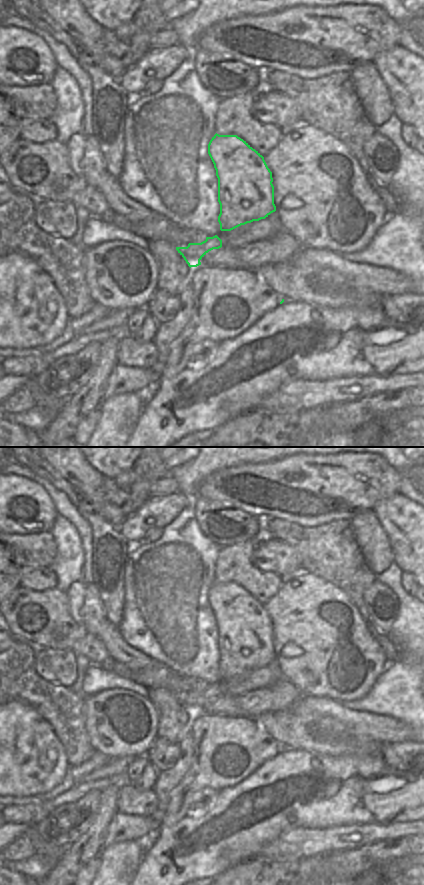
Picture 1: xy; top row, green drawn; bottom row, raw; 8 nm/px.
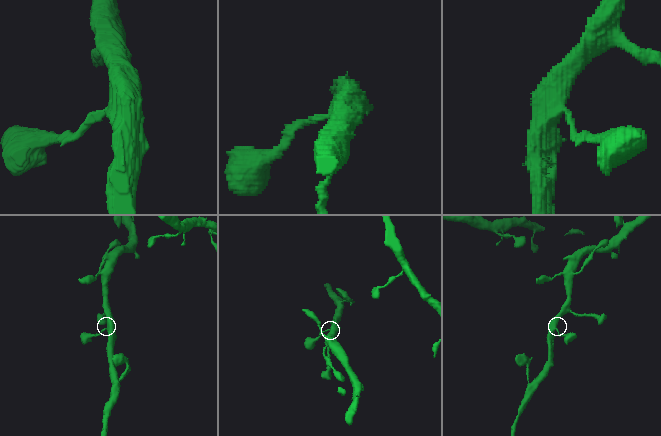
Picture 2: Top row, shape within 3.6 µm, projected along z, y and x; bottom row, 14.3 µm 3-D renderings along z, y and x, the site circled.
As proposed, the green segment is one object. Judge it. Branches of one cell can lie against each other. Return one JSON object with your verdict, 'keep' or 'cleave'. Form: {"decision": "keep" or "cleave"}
{"decision": "keep"}

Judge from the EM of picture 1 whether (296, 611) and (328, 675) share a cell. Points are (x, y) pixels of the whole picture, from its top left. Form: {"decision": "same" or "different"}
{"decision": "same"}

